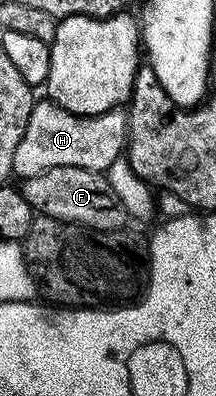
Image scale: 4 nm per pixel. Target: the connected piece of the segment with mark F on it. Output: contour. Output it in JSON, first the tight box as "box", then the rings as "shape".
{"box":[20,167,128,231],"shape":[[[79,167],[48,169],[36,177],[21,180],[20,190],[24,201],[32,205],[34,212],[65,223],[89,227],[92,231],[120,231],[128,223],[124,201],[116,197],[112,185],[100,171],[89,171]]]}

